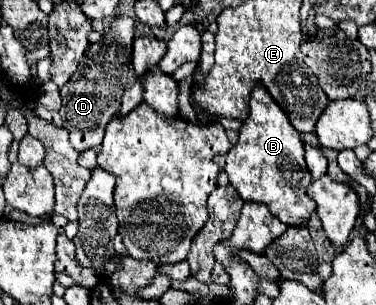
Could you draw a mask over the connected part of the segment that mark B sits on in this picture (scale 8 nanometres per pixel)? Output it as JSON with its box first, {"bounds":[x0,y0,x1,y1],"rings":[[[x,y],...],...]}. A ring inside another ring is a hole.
{"bounds":[214,84,314,226],"rings":[[[256,84],[250,96],[250,114],[242,122],[240,138],[224,156],[216,156],[214,162],[228,174],[232,186],[242,200],[264,202],[270,212],[288,226],[306,224],[314,206],[314,200],[306,196],[306,188],[312,176],[304,162],[304,142],[290,124],[286,112],[270,96],[270,92]]]}

